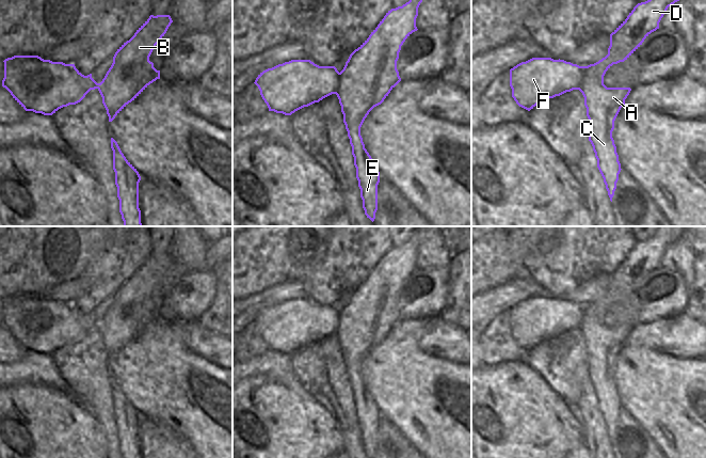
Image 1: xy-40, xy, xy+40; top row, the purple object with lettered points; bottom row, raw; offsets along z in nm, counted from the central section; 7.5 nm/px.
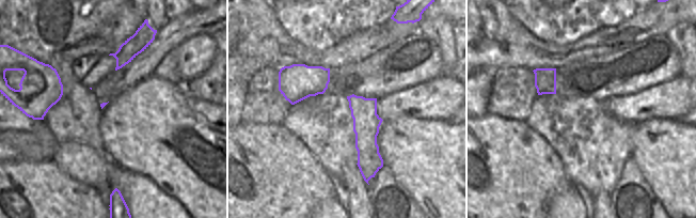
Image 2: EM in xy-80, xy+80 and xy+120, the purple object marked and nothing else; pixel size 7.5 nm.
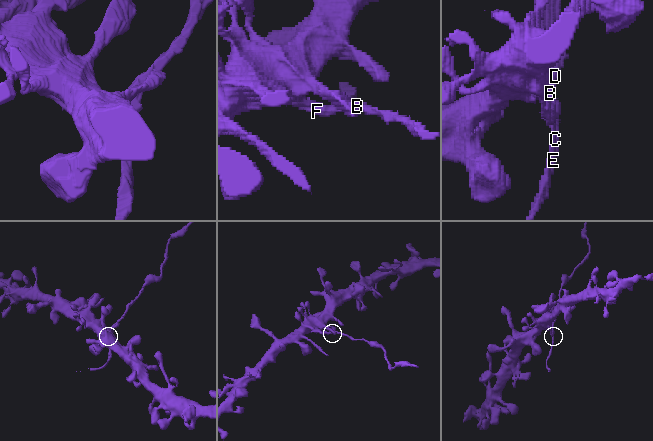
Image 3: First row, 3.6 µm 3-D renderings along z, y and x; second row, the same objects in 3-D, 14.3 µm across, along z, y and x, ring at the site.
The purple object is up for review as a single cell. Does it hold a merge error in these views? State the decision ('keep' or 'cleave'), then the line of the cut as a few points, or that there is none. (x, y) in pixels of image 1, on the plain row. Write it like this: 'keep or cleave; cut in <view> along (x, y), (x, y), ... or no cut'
cleave; cut in xy+40 along (584, 305), (581, 312), (580, 325), (577, 328)

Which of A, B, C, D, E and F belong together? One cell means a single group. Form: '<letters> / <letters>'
A B C D E / F

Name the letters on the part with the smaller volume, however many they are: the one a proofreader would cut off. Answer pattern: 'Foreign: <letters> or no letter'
Foreign: A, B, C, D, E

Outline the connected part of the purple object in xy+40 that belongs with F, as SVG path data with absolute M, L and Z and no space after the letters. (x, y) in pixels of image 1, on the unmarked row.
M532 297L510 309L510 326L516 343L530 350L536 344L578 329L584 305L551 297Z

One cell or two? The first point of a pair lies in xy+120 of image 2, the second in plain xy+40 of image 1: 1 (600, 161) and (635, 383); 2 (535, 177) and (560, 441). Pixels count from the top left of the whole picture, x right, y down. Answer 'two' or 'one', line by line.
1: two
2: one

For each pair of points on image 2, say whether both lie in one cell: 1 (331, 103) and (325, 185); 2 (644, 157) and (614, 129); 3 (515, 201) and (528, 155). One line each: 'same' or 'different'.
1: different
2: different
3: same

